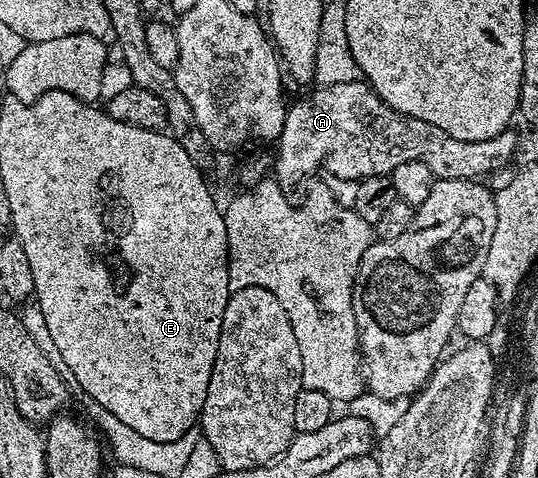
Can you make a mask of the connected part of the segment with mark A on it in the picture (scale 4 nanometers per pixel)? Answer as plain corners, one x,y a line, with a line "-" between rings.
364,79
322,84
314,89
310,96
305,96
294,104
292,101
288,105
283,130
275,144
275,179
286,190
292,190
304,176
309,176
320,168
329,176
356,182
366,176
389,176
395,166
403,166
403,162
423,162
423,166
430,168
431,174
439,180
481,180
492,172
499,171
517,153
519,136
513,130
495,134
495,138
483,138
483,142
463,142
463,138
451,138
451,134
439,130
439,126
431,126
431,122
423,122
419,118
411,118
391,110
391,106
387,106
387,102
383,102
383,98
379,98
379,94
375,94

